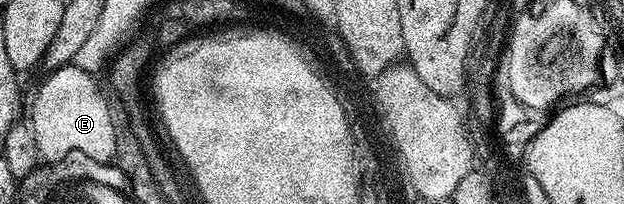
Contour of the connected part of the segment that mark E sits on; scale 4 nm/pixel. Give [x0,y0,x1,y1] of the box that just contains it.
[29,65,115,163]

